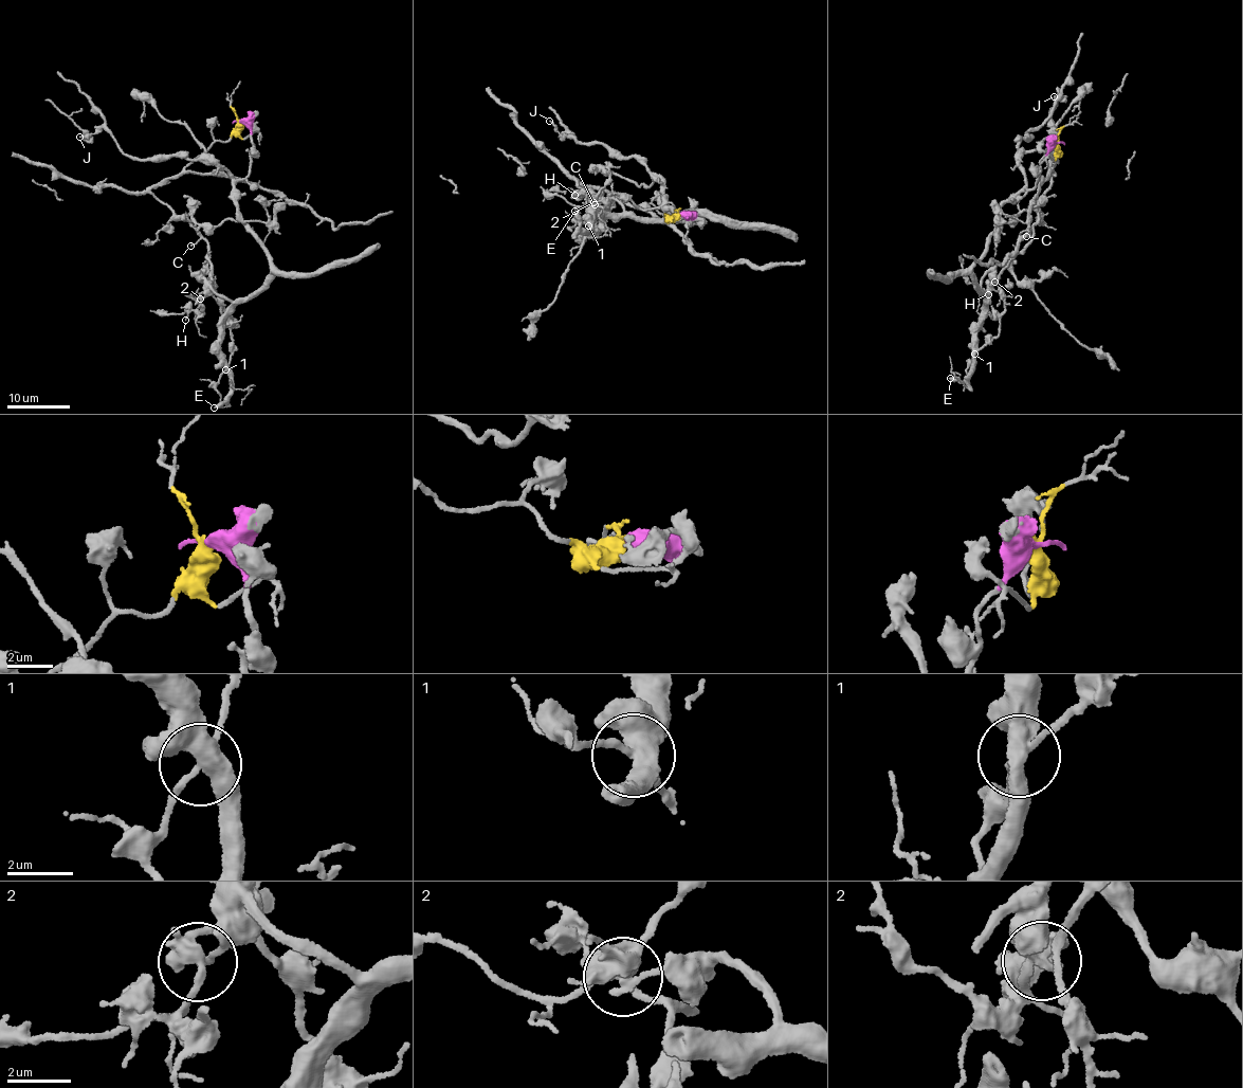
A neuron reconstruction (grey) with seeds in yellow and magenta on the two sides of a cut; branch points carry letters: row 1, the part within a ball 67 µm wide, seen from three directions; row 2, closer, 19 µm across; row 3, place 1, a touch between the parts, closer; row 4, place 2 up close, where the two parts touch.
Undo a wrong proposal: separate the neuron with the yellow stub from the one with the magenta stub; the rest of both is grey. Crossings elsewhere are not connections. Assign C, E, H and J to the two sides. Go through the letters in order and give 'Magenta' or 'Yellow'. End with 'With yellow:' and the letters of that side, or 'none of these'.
C: Yellow
E: Magenta
H: Yellow
J: Magenta
With yellow: C, H

